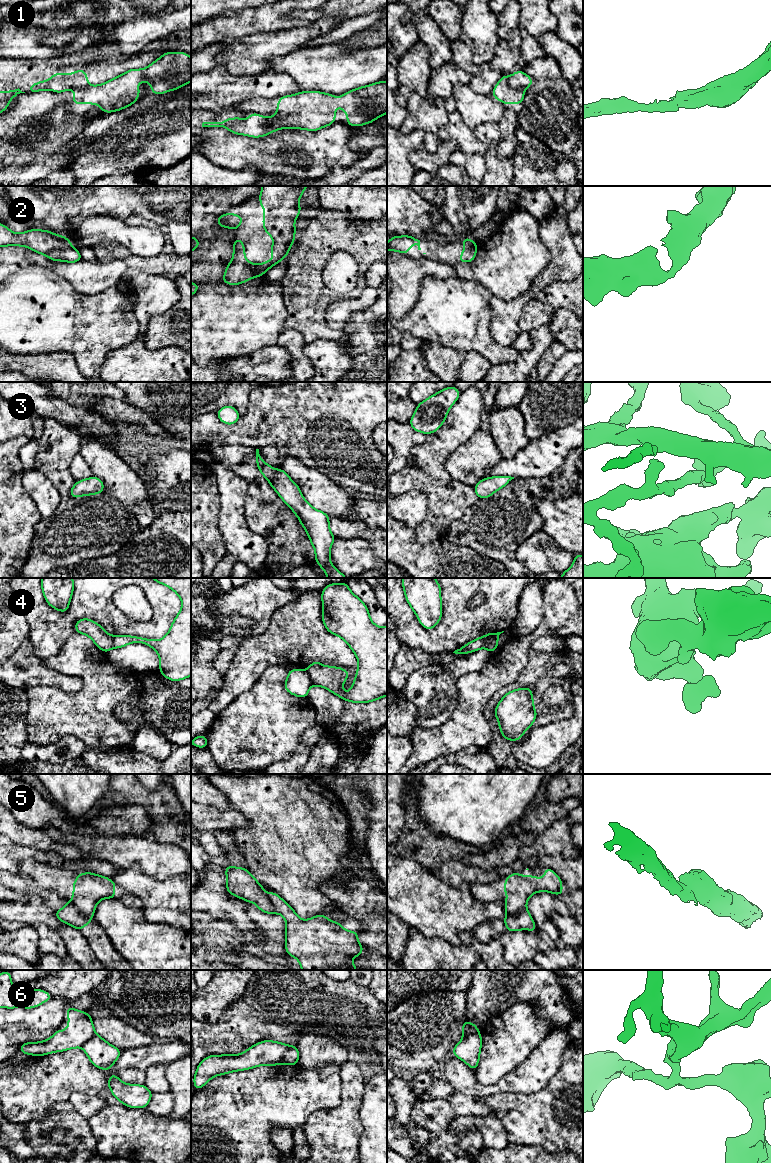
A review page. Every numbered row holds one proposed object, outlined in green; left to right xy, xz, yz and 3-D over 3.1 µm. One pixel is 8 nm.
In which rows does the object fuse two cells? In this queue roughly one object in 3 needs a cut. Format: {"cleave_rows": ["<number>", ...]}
{"cleave_rows": ["1", "4", "5", "6"]}

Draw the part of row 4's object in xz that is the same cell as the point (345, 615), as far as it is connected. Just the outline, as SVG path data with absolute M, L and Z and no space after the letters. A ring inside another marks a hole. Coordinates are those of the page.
M346 582L331 583L322 591L322 621L331 634L342 638L358 659L358 669L351 690L345 693L341 688L349 672L340 667L323 666L313 661L307 669L312 685L323 687L339 698L353 703L369 703L387 696L387 626L375 625L367 606L349 589Z

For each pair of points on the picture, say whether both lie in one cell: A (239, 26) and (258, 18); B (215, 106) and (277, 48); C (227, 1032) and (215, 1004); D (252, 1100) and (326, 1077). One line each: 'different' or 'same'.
A: same
B: different
C: different
D: same

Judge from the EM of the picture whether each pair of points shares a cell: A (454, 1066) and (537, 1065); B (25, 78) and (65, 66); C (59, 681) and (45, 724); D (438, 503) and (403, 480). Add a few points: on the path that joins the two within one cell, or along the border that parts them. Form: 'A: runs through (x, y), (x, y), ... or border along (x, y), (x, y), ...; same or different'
A: runs through (475, 1087), (477, 1089), (494, 1089), (516, 1081); same
B: runs through (35, 75), (55, 74); same
C: border along (34, 685), (58, 687), (66, 692), (81, 688); different
D: runs through (432, 493), (419, 480), (413, 480); same

